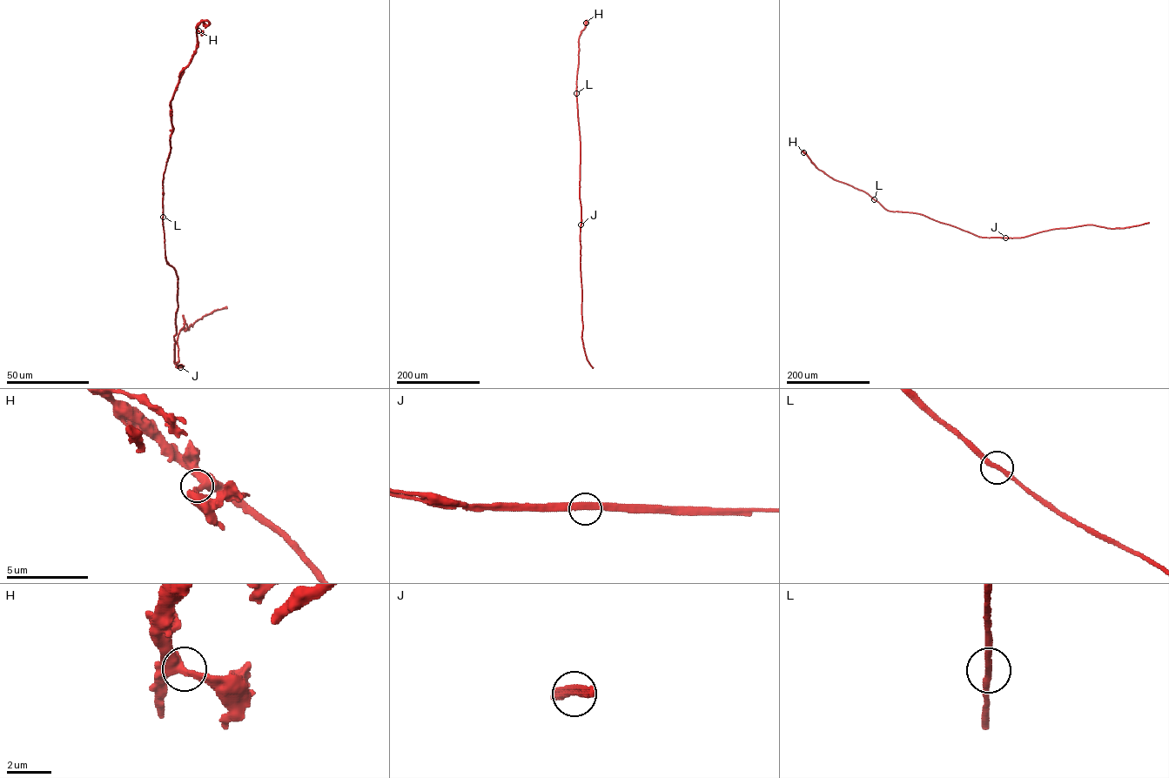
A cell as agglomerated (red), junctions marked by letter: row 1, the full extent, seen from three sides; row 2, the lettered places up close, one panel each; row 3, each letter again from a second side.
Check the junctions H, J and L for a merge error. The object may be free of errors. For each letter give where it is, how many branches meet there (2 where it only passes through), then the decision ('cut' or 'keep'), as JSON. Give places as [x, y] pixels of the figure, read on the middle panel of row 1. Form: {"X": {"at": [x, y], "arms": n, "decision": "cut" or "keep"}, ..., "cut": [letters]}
{"H": {"at": [586, 23], "arms": 2, "decision": "keep"}, "J": {"at": [581, 224], "arms": 2, "decision": "cut"}, "L": {"at": [576, 93], "arms": 2, "decision": "keep"}, "cut": ["J"]}

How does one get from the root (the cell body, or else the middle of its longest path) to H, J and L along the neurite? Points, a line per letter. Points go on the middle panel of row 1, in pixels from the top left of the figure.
H: (579, 182), (576, 79), (579, 38), (586, 23)
J: (579, 182), (581, 224)
L: (579, 182), (581, 142), (576, 93)

